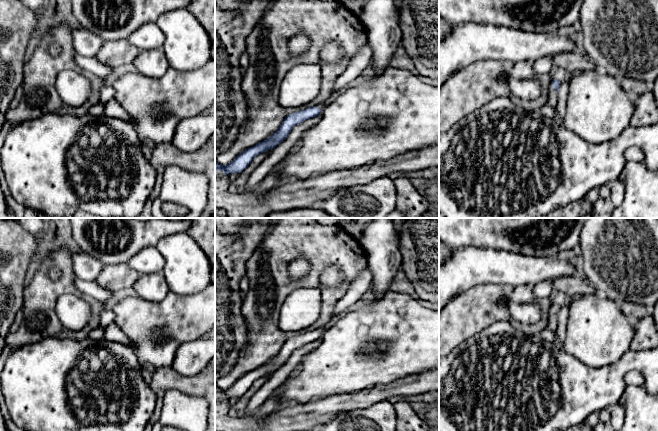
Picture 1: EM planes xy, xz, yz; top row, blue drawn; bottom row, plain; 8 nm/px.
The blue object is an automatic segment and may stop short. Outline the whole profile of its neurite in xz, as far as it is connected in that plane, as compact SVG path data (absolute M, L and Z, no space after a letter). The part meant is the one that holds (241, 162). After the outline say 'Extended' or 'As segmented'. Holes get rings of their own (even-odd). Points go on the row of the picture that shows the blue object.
M321 103L317 106L288 115L274 134L255 146L246 149L229 164L221 165L215 161L215 172L222 170L228 176L232 173L241 173L256 156L269 149L274 149L288 137L296 125L318 116L323 112L325 107L325 103Z. Extended

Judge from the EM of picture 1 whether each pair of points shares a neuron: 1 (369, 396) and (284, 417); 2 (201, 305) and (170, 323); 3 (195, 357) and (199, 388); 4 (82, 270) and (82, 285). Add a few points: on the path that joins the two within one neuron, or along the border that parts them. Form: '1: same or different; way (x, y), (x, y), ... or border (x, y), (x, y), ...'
1: same; way (348, 401), (334, 404), (305, 417)
2: same; way (193, 313), (189, 317), (178, 319)
3: different; border (204, 367), (191, 376), (180, 375), (174, 370)
4: different; border (76, 276), (85, 280), (95, 281)

